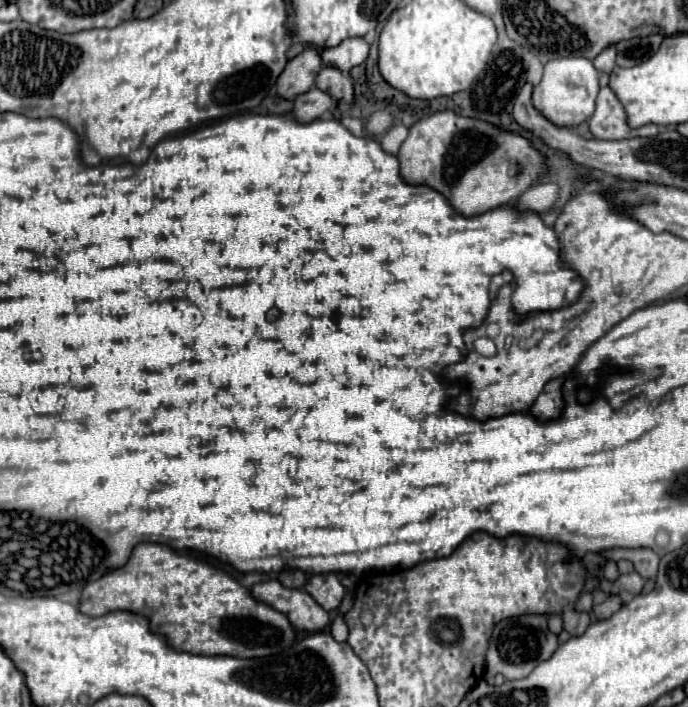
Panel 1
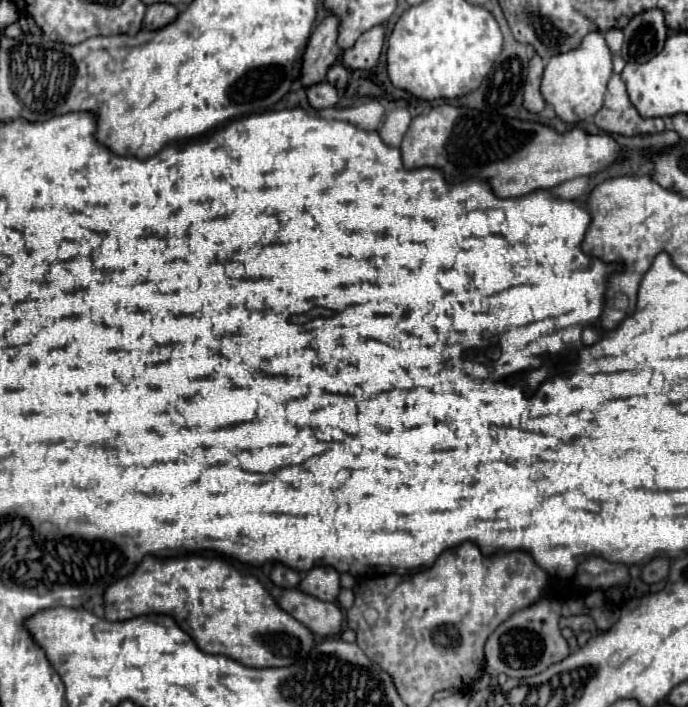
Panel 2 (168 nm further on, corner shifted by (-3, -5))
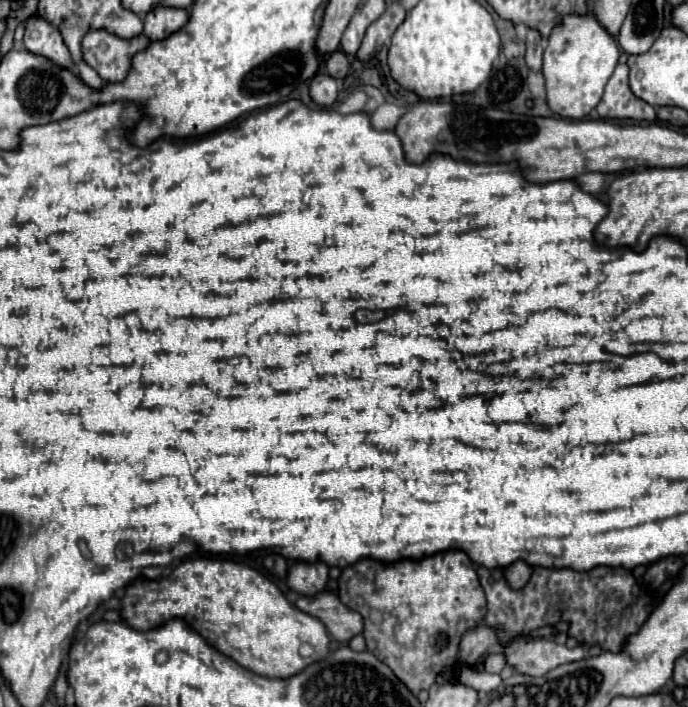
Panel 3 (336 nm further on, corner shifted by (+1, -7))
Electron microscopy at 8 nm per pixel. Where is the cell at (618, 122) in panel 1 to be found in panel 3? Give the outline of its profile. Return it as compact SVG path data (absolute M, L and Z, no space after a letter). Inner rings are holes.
M618 65L596 107L602 119L634 119L656 121L656 107L638 99L628 85L628 65Z

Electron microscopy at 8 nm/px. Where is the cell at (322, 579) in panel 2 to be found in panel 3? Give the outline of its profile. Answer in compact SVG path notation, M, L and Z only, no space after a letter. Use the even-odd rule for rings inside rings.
M296 561L288 569L288 587L304 593L304 595L316 595L324 591L328 581L328 565L326 563L304 563Z

